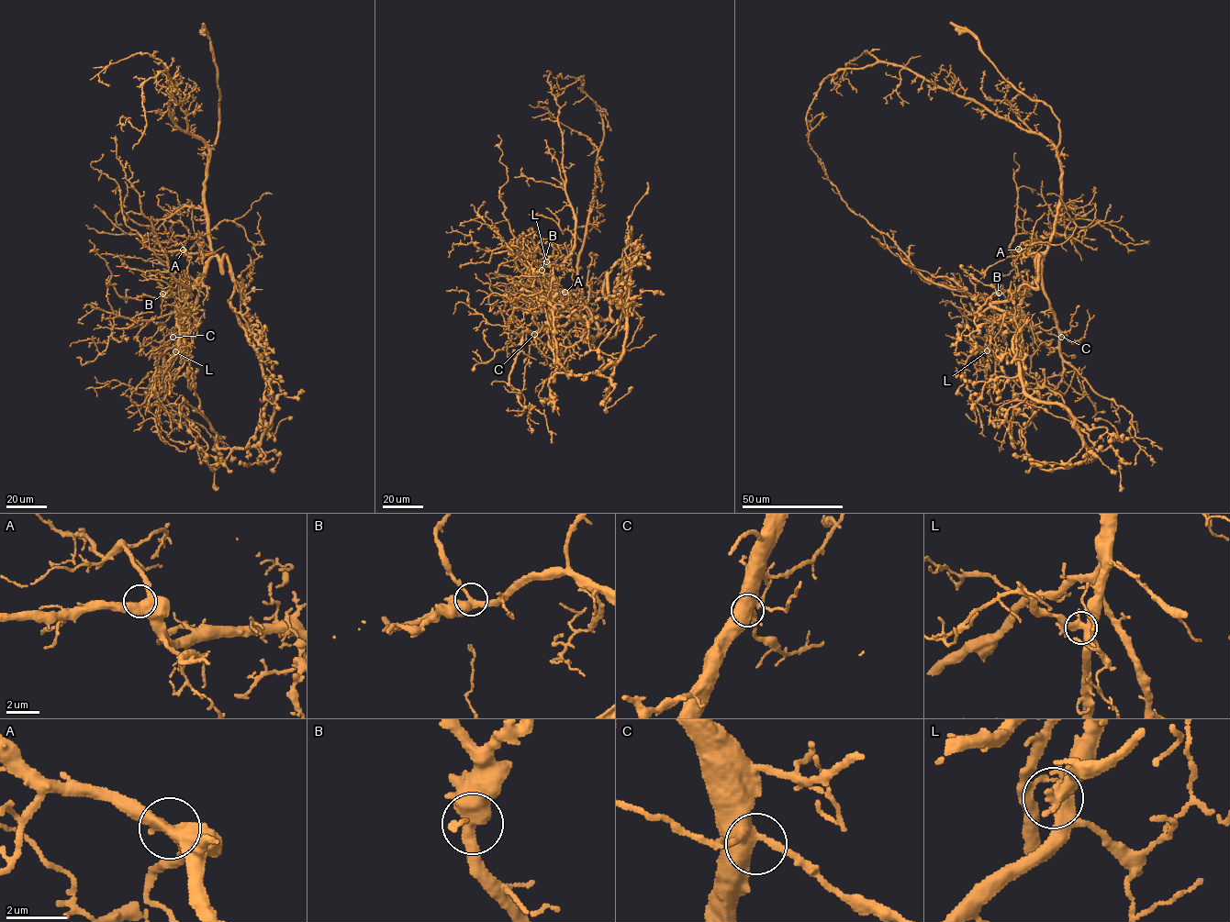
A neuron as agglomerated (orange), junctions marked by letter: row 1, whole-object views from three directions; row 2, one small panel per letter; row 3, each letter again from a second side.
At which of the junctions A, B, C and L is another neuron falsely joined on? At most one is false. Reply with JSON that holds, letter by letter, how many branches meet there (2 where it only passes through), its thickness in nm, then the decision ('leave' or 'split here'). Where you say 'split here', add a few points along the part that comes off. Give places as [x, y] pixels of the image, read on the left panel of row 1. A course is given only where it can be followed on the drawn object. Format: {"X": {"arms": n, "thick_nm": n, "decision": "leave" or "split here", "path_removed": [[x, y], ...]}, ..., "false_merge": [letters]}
{"A": {"arms": 3, "thick_nm": 440, "decision": "leave"}, "B": {"arms": 3, "thick_nm": 420, "decision": "leave"}, "C": {"arms": 3, "thick_nm": 440, "decision": "leave"}, "L": {"arms": 3, "thick_nm": 380, "decision": "leave"}, "false_merge": []}

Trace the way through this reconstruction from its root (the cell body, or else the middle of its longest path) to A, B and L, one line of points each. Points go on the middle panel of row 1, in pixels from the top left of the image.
A: (590, 323), (591, 313), (575, 304), (564, 292)
B: (590, 323), (563, 305), (550, 289), (542, 270)
L: (590, 323), (574, 314), (552, 293), (549, 274), (553, 266), (546, 261)

